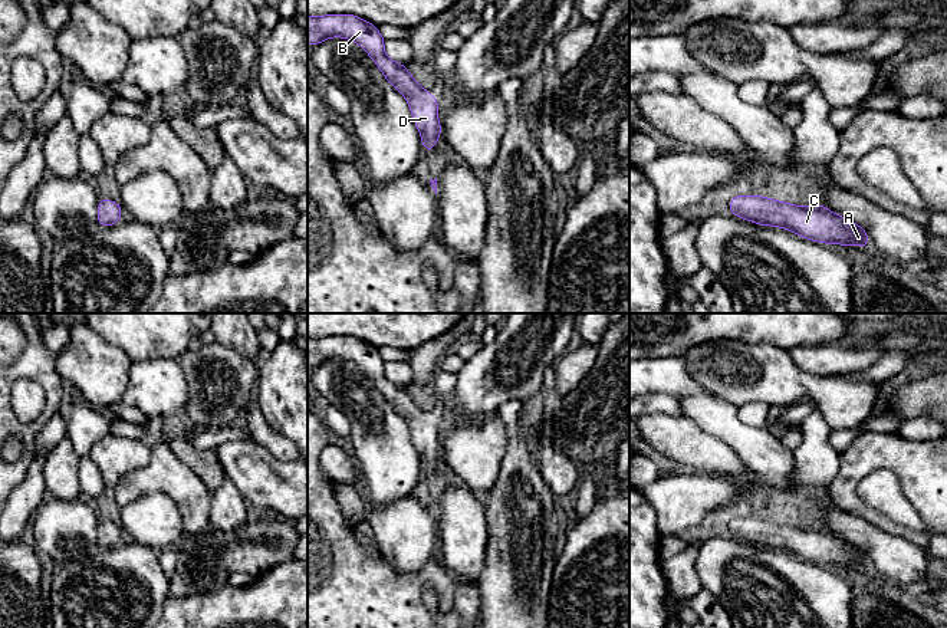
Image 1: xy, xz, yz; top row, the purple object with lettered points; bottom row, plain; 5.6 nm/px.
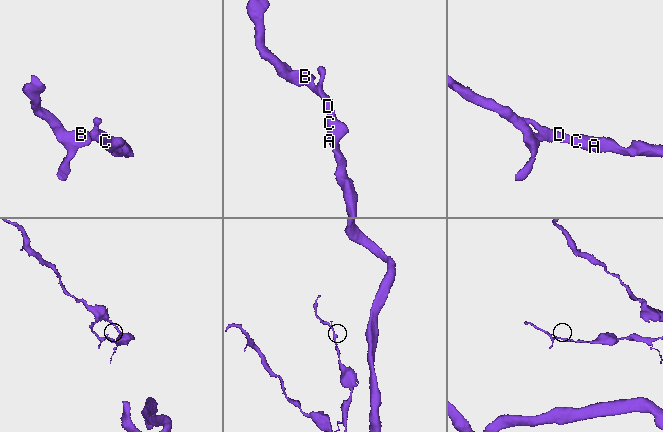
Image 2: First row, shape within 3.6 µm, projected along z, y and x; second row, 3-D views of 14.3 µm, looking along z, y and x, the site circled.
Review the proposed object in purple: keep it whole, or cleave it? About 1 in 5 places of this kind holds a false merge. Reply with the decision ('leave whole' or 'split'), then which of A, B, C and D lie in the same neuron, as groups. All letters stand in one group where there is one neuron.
leave whole; groups A B C D

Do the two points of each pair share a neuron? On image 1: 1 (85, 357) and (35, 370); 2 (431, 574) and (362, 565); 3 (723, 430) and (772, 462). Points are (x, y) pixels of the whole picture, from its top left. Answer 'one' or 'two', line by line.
1: two
2: one
3: one

